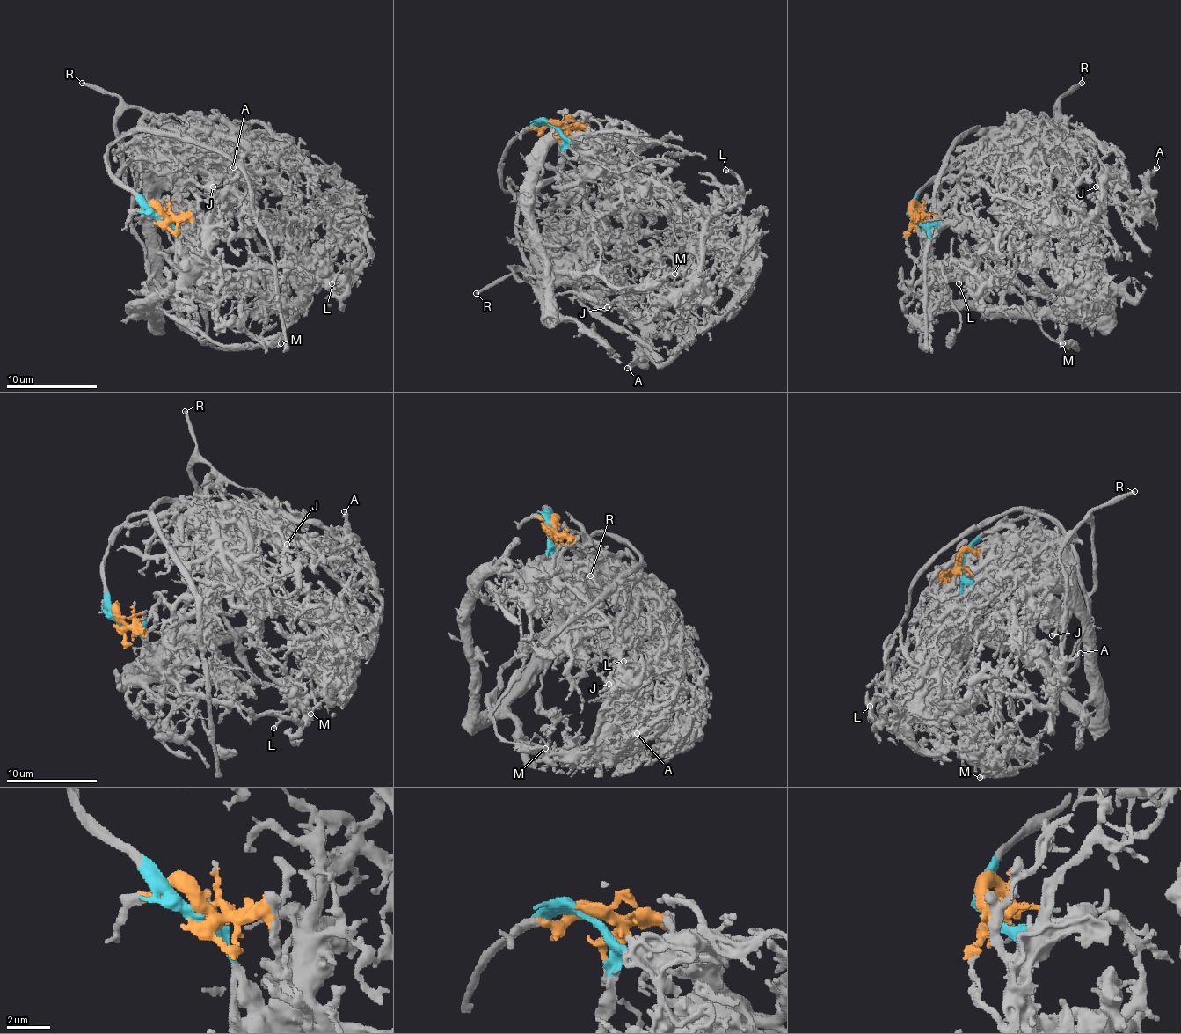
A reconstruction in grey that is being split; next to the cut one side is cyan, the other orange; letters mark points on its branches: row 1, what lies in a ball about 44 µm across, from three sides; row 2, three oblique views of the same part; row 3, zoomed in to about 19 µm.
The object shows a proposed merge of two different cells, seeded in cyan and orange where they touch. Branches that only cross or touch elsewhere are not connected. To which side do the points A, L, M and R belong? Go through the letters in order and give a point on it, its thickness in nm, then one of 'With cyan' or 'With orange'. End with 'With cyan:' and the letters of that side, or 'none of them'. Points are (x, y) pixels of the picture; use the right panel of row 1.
A: Place: (1156, 167). Thickness 280 nm. With orange
L: Place: (958, 283). Thickness 260 nm. With orange
M: Place: (1062, 343). Thickness 440 nm. With cyan
R: Place: (1082, 83). Thickness 280 nm. With cyan
With cyan: M, R

